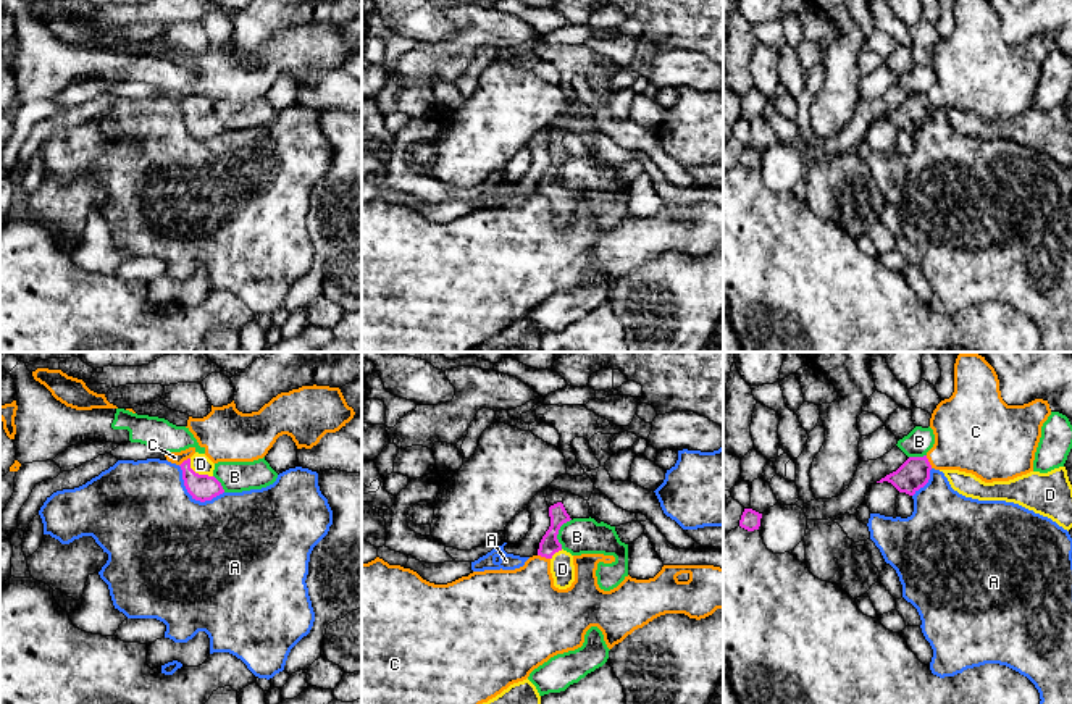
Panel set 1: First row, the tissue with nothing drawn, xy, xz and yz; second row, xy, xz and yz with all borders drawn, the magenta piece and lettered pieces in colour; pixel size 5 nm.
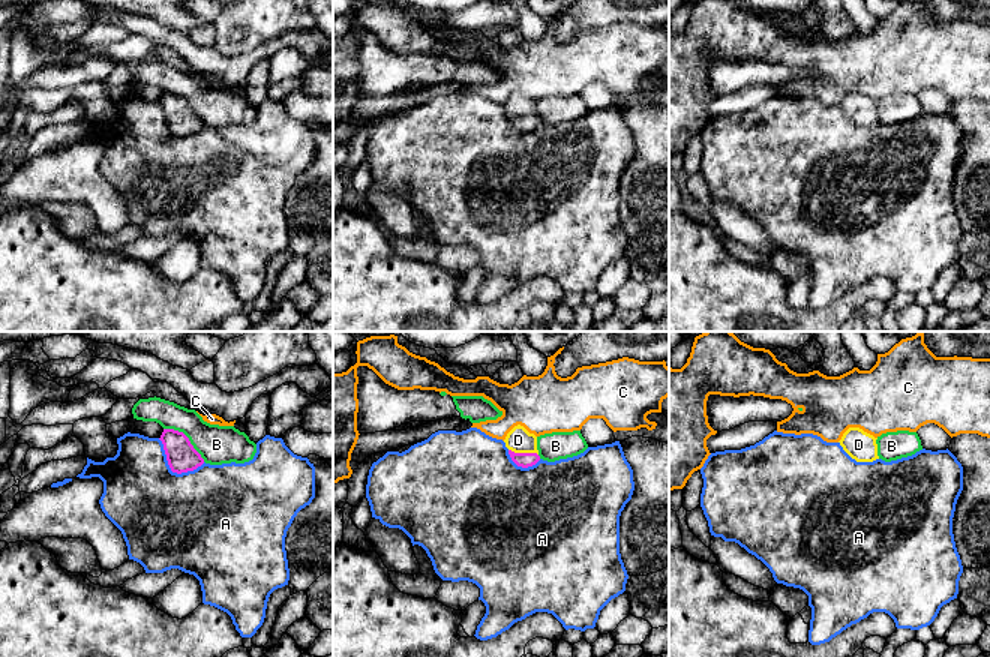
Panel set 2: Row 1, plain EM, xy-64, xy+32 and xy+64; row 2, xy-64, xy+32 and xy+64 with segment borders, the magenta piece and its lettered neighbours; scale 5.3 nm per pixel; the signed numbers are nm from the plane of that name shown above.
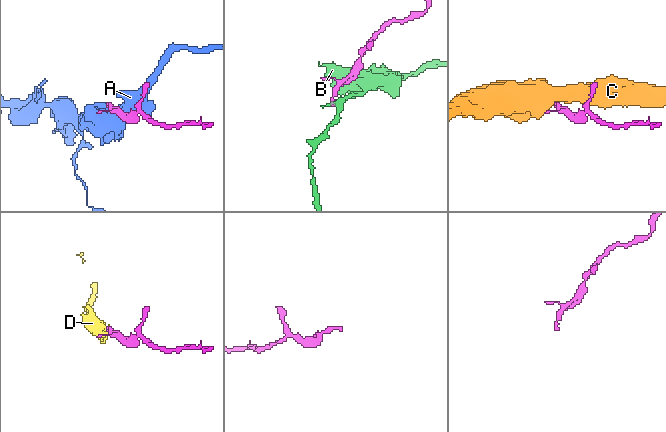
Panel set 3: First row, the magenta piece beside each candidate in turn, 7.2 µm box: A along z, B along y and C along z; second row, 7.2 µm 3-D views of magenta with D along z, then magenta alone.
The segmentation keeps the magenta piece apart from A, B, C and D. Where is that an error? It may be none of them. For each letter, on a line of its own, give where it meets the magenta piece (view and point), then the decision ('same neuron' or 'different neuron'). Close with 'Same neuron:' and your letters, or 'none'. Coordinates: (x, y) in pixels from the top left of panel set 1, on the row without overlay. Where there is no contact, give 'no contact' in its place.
A: xy (192, 134) | different neuron
B: xz (557, 171) | different neuron
C: xz (544, 194) | different neuron
D: xy (197, 112) | same neuron
Same neuron: D

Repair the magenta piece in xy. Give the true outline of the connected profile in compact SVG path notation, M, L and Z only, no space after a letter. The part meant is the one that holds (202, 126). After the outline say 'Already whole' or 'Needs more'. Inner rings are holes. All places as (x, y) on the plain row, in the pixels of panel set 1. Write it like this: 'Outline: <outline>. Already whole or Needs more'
Outline: M195 90L179 105L184 124L192 137L205 140L224 131L221 121L213 115L215 102L205 92Z. Needs more

